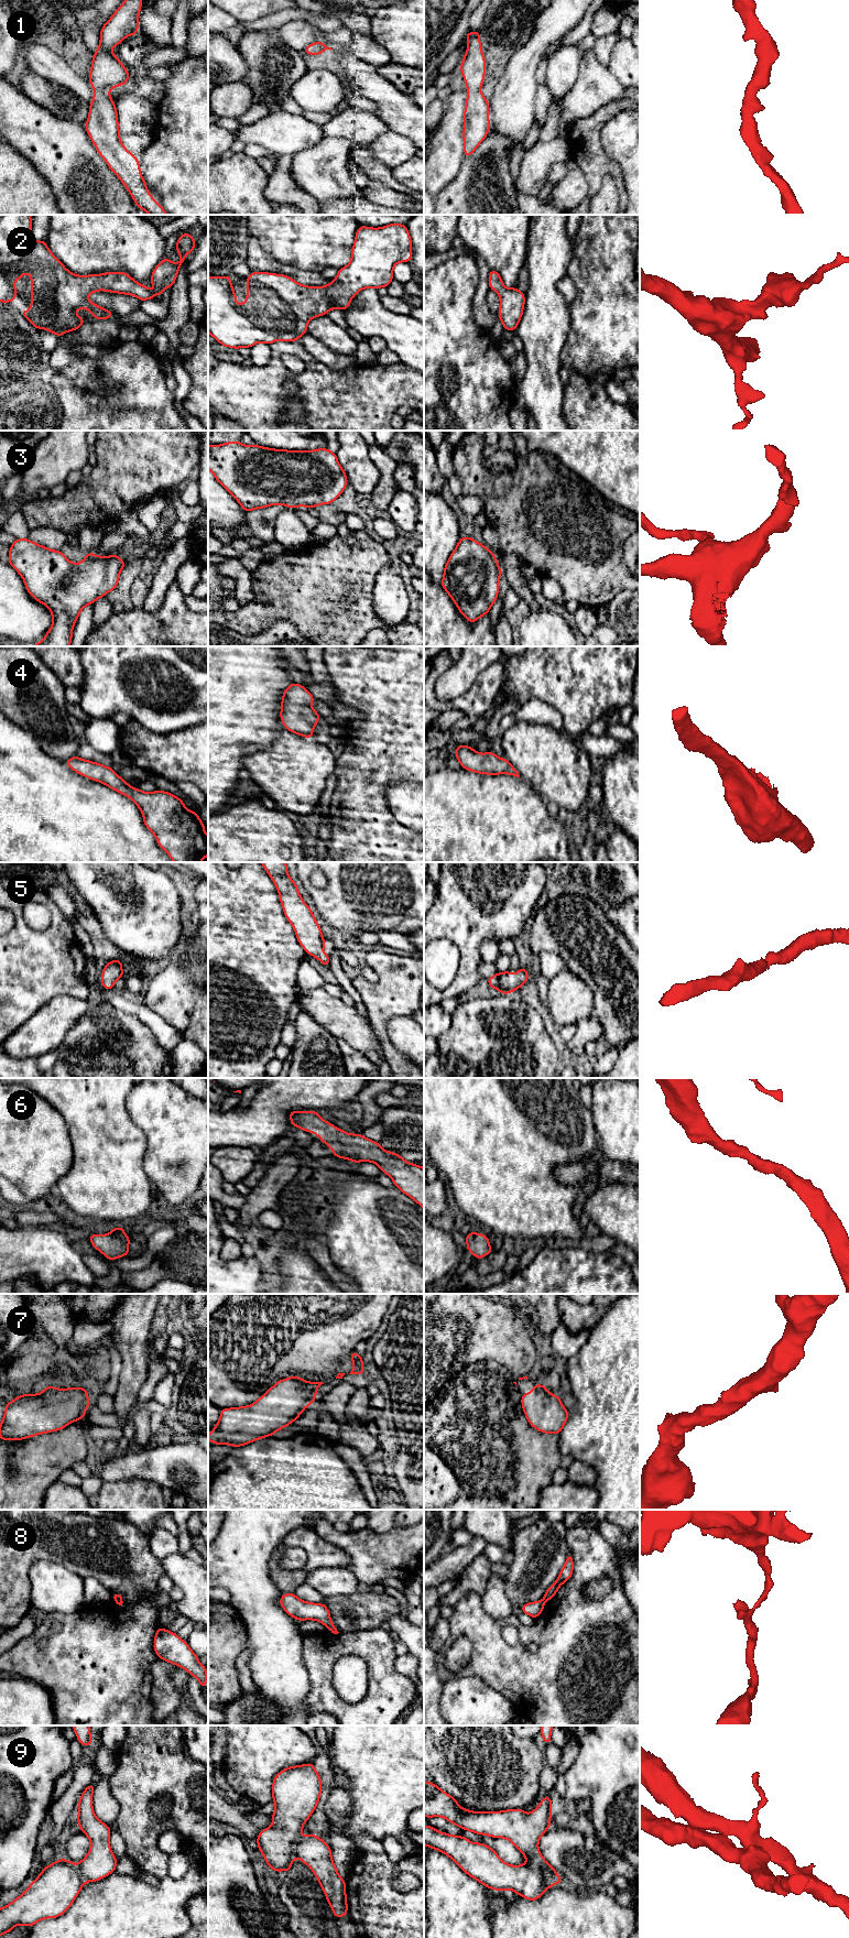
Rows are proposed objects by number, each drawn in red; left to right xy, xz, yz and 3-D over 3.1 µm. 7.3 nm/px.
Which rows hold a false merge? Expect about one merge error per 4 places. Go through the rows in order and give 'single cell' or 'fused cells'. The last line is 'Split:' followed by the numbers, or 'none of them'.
1: single cell
2: single cell
3: single cell
4: single cell
5: single cell
6: single cell
7: single cell
8: fused cells
9: fused cells
Split: 8, 9

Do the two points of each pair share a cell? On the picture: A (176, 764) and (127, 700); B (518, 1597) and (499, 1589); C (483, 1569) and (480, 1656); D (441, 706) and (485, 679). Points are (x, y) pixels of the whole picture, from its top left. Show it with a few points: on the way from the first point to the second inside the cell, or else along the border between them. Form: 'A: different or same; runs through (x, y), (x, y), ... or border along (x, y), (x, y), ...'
A: different; border along (131, 718), (158, 735), (177, 731)
B: different; border along (504, 1578), (504, 1591), (513, 1606)
C: different; border along (480, 1594), (466, 1592), (456, 1604)
D: same; runs through (452, 704), (464, 703), (476, 690)

